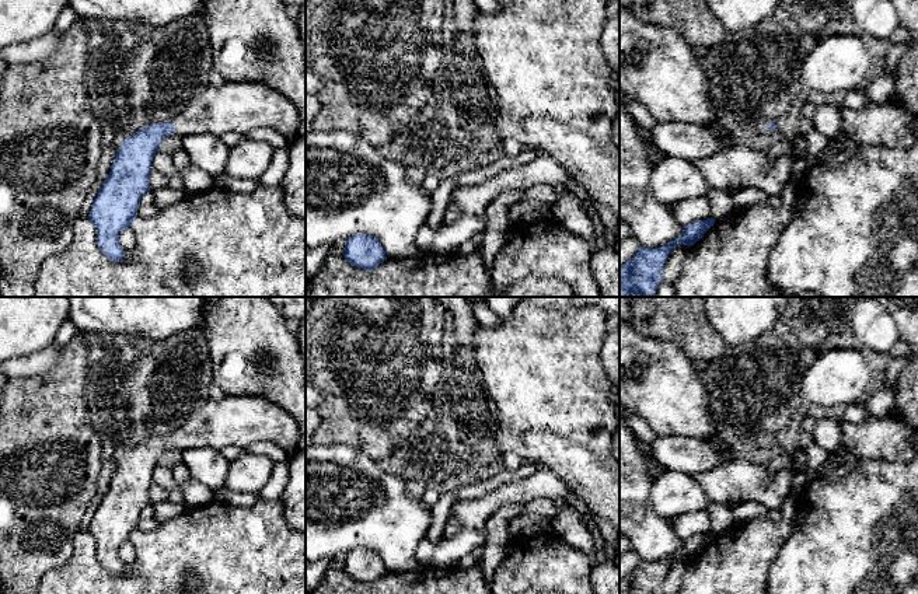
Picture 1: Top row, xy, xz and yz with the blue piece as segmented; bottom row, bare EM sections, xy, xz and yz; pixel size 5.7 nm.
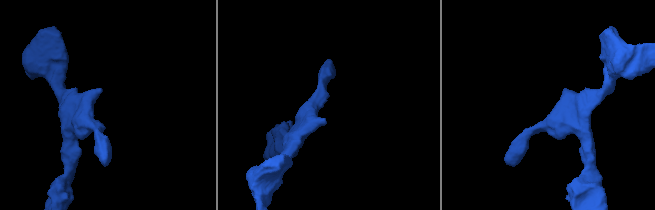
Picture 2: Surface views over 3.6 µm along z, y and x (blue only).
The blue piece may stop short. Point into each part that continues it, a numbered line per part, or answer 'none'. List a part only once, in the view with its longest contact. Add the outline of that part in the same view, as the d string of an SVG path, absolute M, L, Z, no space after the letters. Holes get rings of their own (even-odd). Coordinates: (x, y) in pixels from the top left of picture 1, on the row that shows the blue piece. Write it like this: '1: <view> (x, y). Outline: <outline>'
1: yz (761, 125). Outline: M760 118L754 122L754 127L758 133L767 133L768 132L768 125L774 122L769 118Z

